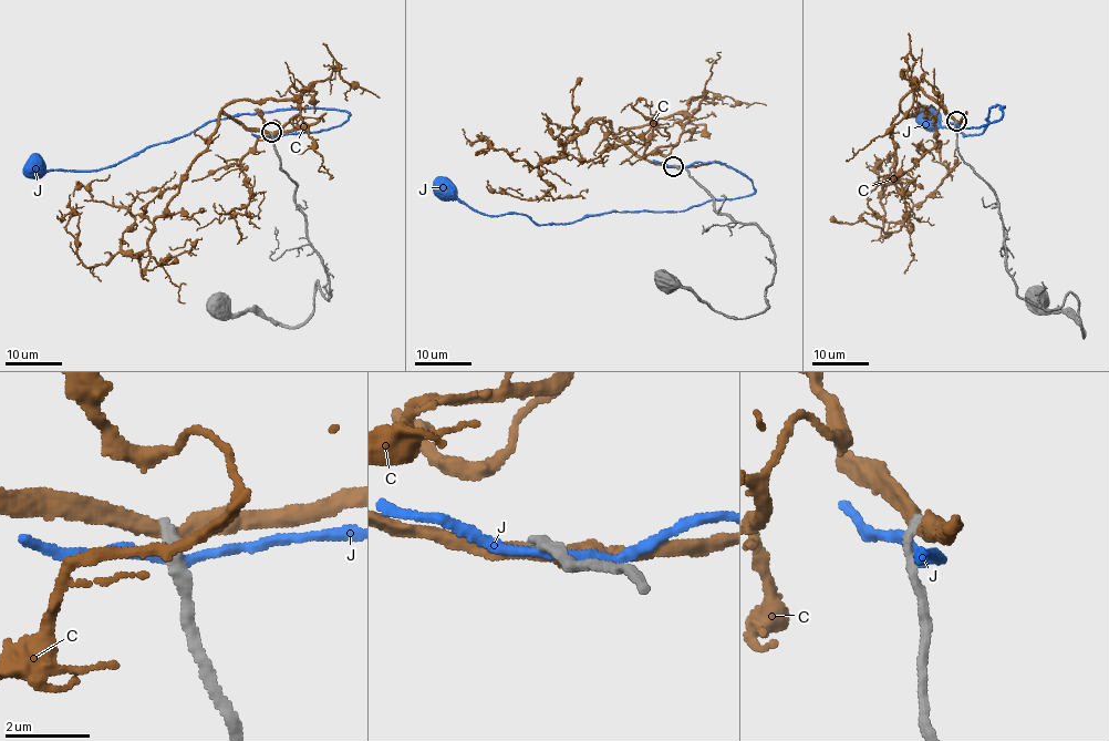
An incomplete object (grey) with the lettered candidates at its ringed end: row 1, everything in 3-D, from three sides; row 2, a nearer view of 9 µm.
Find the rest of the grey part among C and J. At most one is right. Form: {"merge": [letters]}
{"merge": []}

